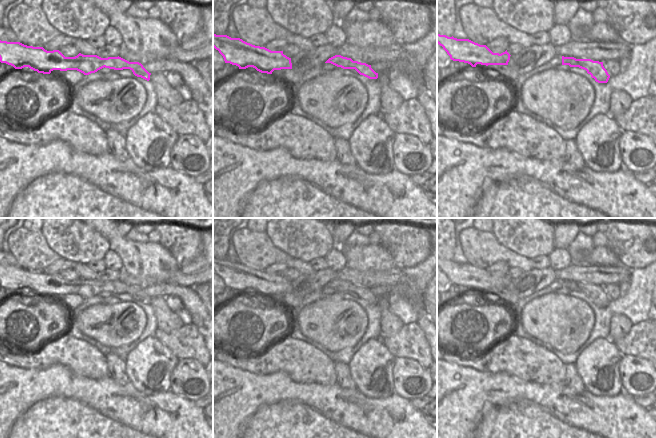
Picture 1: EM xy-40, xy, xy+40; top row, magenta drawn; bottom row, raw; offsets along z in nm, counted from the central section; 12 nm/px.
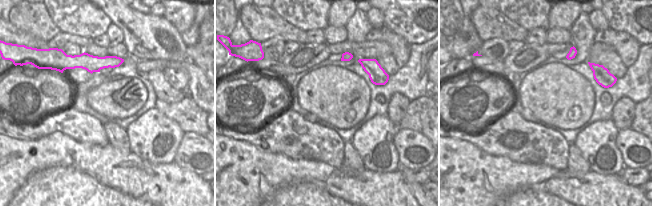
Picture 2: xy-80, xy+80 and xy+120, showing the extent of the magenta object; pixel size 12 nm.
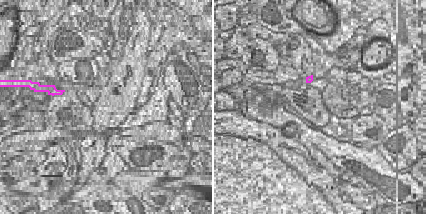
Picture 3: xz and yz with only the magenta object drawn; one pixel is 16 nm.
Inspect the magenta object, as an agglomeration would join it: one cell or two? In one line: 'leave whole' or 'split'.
leave whole

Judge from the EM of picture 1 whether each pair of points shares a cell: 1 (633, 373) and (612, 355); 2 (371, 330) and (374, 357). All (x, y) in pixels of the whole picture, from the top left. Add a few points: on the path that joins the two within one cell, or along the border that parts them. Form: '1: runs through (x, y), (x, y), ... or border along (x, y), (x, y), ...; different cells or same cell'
1: border along (623, 355), (619, 364), (621, 385); different cells
2: border along (378, 337), (368, 339), (355, 353); different cells

